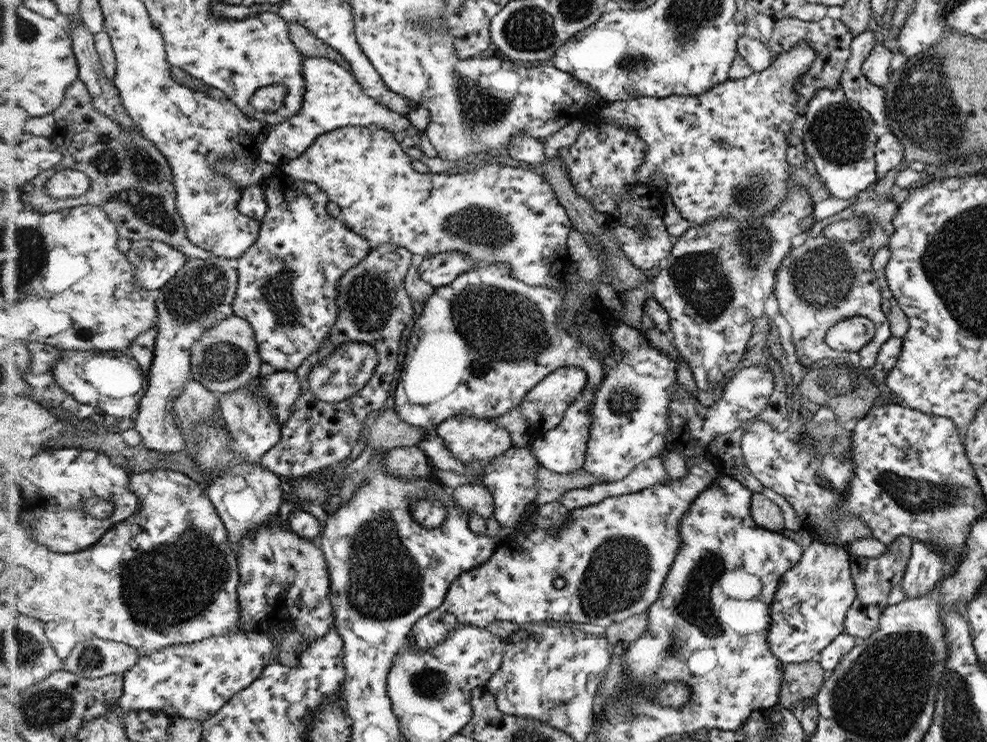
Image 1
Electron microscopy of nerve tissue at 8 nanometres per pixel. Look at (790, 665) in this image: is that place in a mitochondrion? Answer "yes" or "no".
no

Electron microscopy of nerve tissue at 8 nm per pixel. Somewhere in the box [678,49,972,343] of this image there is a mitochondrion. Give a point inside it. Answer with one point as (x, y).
(922, 104)

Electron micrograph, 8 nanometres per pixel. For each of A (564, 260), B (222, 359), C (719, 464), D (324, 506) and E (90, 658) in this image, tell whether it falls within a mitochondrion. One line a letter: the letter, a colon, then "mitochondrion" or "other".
A: other
B: mitochondrion
C: other
D: other
E: mitochondrion

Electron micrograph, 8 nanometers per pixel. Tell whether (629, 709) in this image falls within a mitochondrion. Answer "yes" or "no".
yes

